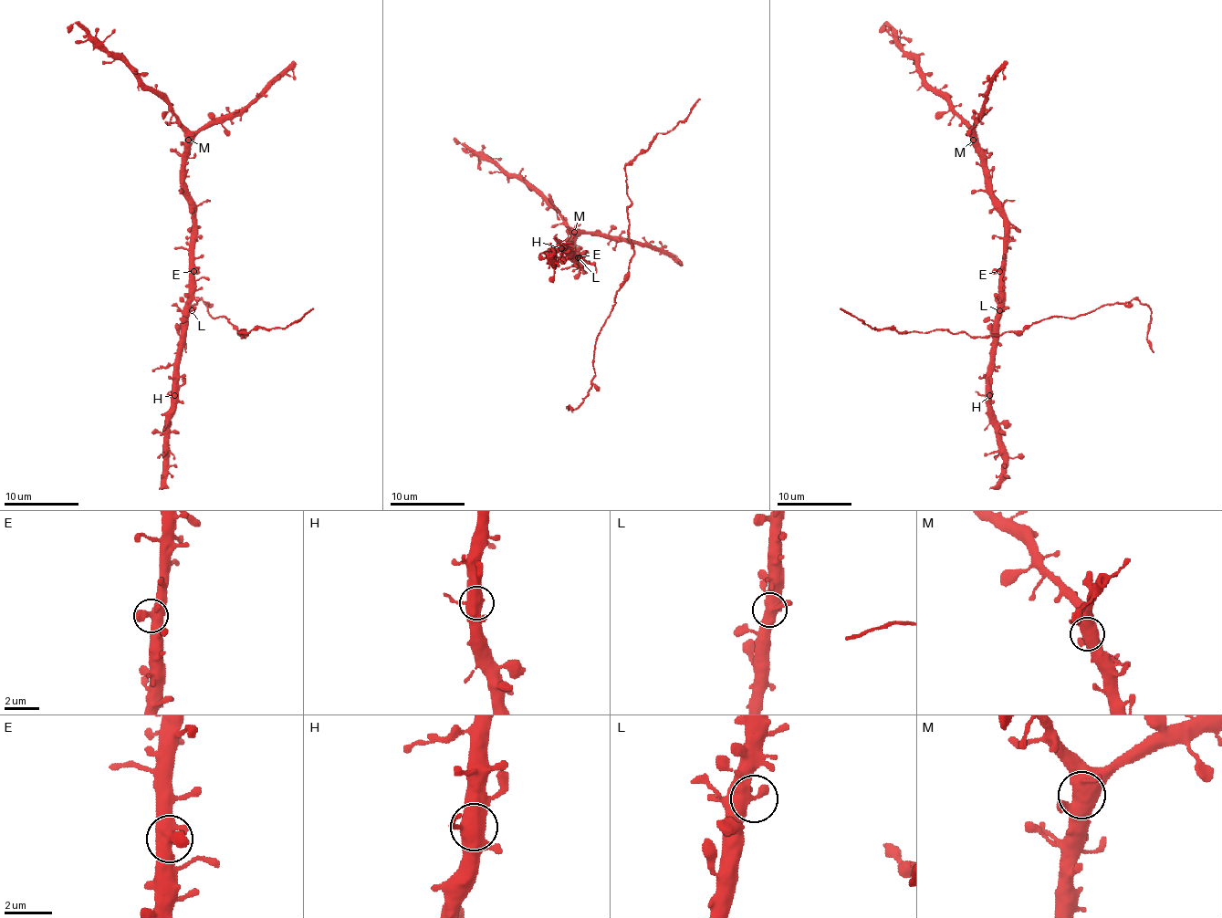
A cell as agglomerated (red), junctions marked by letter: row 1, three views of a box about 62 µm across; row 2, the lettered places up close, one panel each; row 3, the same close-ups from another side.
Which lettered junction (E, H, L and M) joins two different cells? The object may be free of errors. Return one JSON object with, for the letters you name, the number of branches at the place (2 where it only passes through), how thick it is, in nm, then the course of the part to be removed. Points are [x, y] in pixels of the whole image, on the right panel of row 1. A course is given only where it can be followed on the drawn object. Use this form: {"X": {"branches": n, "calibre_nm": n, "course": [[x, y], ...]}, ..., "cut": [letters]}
{"cut": []}

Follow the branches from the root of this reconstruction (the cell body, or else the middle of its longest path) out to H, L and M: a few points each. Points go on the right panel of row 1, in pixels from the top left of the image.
H: (1003, 267), (1003, 308), (991, 365), (989, 395)
L: (1003, 267), (1003, 307), (999, 310)
M: (1003, 267), (1005, 211), (991, 190), (991, 173), (986, 166), (986, 154), (973, 140)

